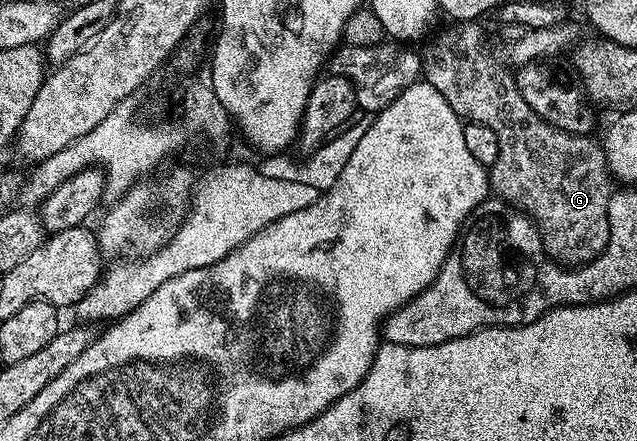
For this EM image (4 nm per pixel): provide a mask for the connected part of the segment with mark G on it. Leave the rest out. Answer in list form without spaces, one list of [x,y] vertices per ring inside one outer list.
[[[462,21],[449,26],[422,49],[422,77],[432,84],[442,99],[446,99],[446,103],[450,103],[450,107],[454,107],[461,119],[483,123],[498,135],[498,159],[494,159],[490,167],[491,192],[507,205],[531,217],[544,241],[544,252],[553,261],[559,261],[565,267],[593,261],[610,239],[608,204],[614,192],[614,178],[608,171],[603,144],[599,140],[591,141],[591,136],[582,133],[562,131],[534,115],[530,103],[526,103],[522,91],[518,91],[515,76],[503,64],[495,65],[491,55],[484,50],[484,33],[476,21]]]

